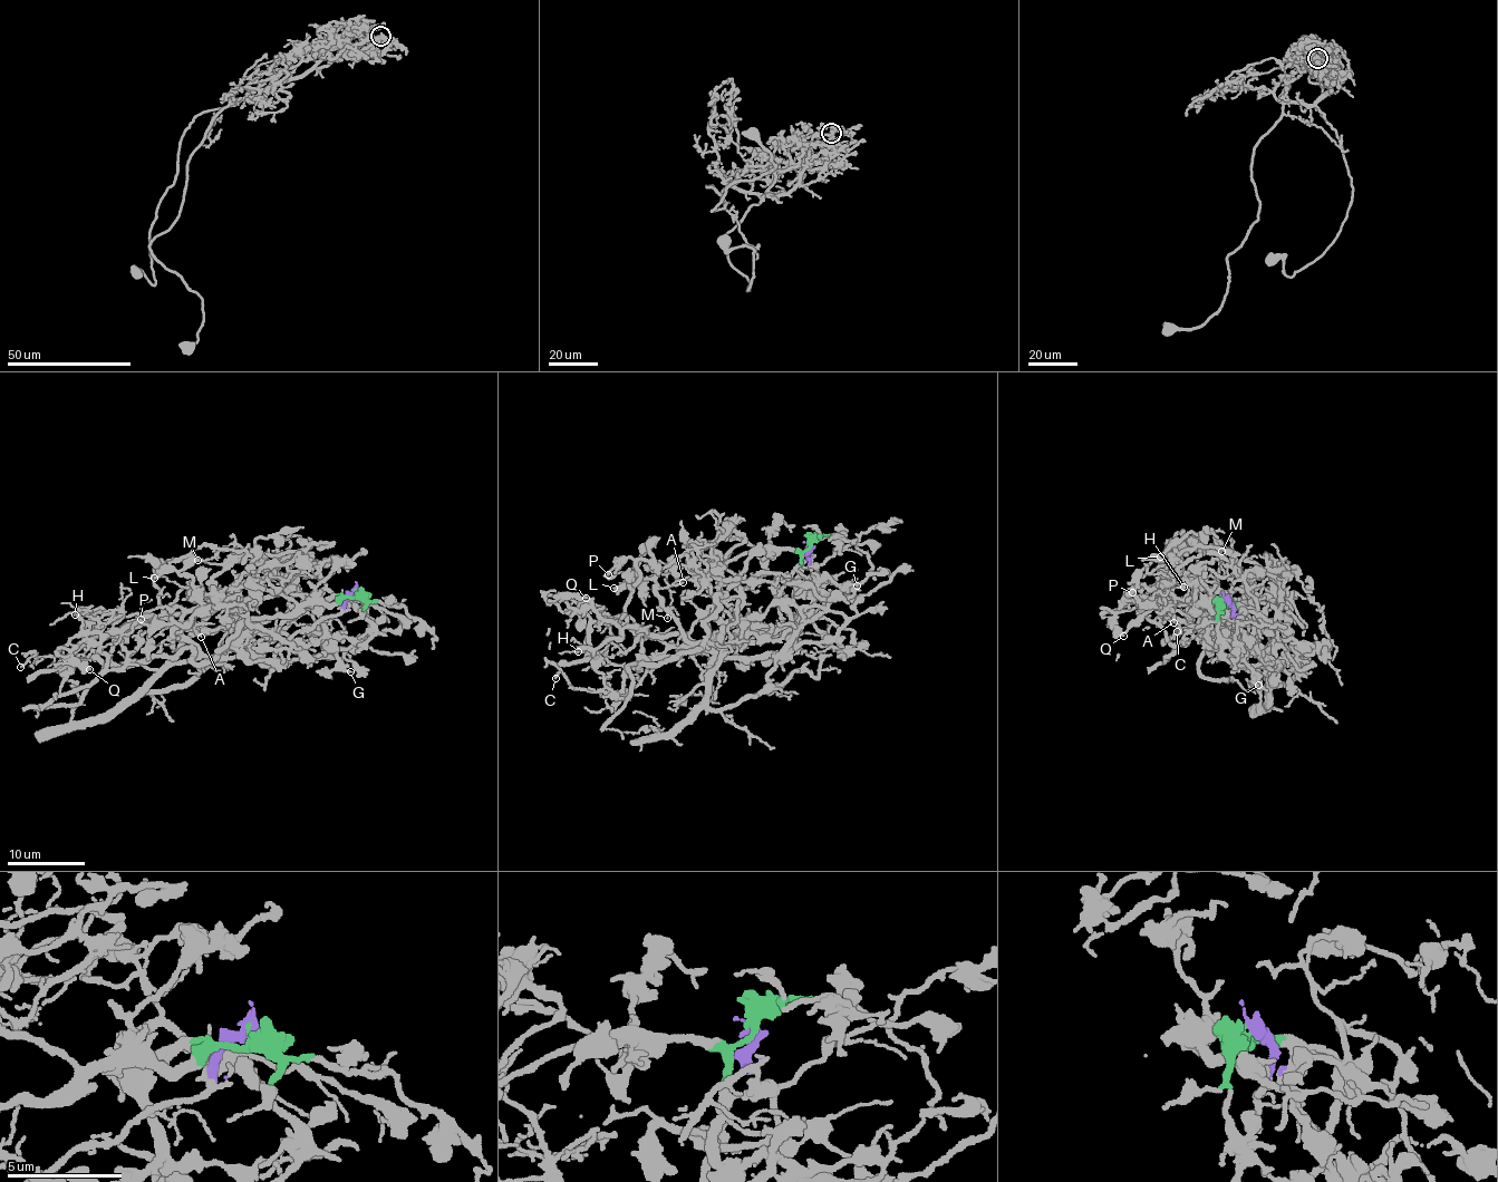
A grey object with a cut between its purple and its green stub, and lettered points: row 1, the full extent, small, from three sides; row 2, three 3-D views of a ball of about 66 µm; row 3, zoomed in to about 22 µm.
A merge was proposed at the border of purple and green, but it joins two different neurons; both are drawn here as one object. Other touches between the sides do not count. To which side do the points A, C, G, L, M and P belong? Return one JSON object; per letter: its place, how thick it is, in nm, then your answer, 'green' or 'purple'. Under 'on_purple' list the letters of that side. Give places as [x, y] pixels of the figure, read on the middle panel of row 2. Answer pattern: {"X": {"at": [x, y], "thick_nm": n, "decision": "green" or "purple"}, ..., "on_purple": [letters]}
{"A": {"at": [683, 582], "thick_nm": 110, "decision": "purple"}, "C": {"at": [556, 678], "thick_nm": 120, "decision": "green"}, "G": {"at": [857, 585], "thick_nm": 170, "decision": "green"}, "L": {"at": [614, 588], "thick_nm": 140, "decision": "purple"}, "M": {"at": [667, 618], "thick_nm": 90, "decision": "green"}, "P": {"at": [608, 574], "thick_nm": 130, "decision": "purple"}, "on_purple": ["A", "L", "P"]}

